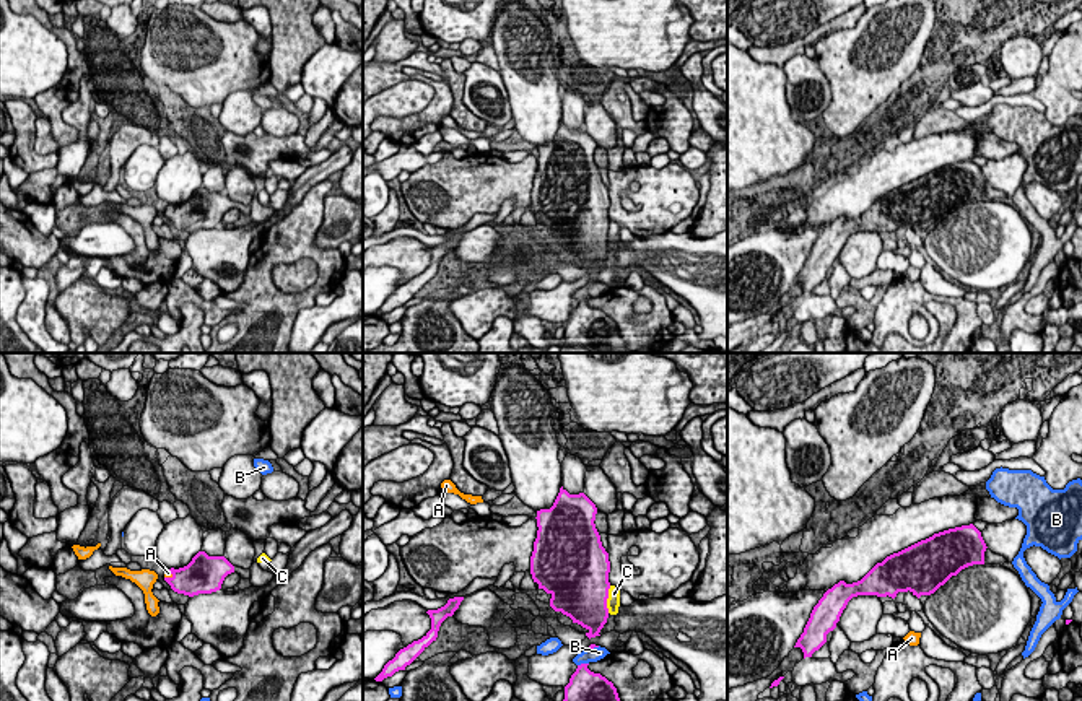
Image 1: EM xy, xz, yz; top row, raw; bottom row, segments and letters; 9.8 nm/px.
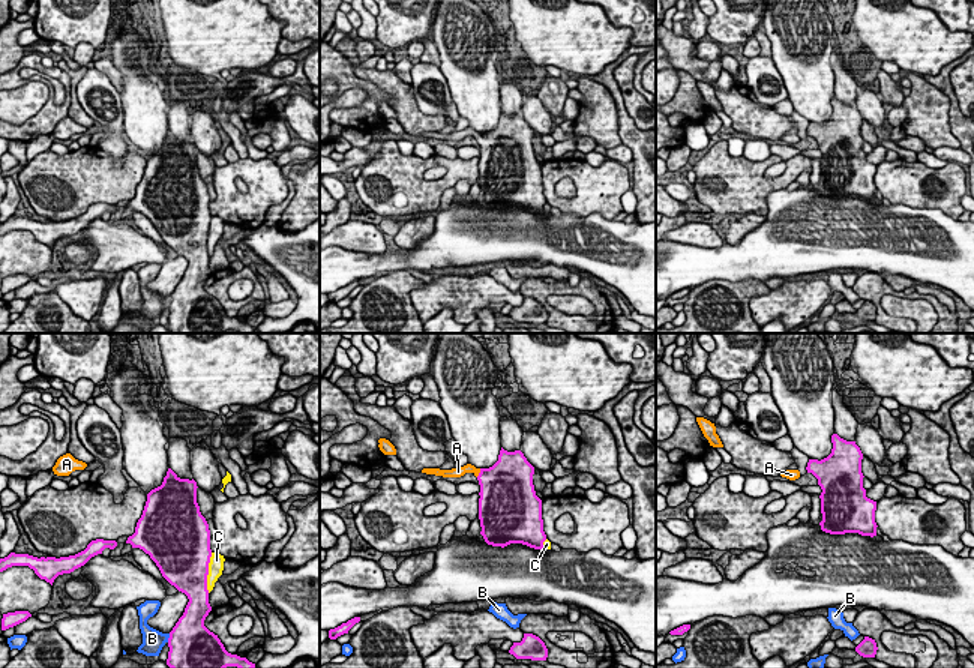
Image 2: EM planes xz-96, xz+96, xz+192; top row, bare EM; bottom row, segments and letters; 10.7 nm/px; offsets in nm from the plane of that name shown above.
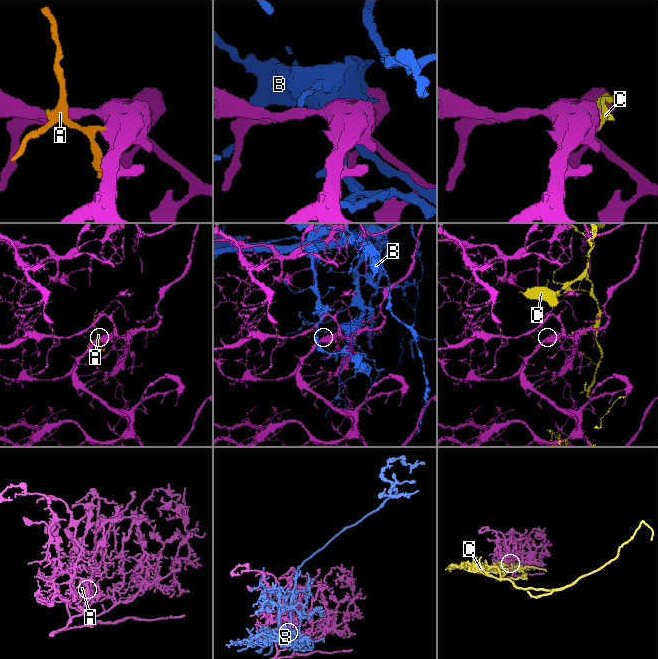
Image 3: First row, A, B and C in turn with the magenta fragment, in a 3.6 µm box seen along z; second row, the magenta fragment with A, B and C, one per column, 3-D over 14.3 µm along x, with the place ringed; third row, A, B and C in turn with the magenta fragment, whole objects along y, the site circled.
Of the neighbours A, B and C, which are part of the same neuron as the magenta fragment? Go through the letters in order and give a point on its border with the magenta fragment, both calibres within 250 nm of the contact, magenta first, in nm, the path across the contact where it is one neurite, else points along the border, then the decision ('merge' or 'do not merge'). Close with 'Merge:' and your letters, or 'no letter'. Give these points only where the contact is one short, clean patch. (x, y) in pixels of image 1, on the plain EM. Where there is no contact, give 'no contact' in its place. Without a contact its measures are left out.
A: xy (170, 213) | 320/60 nm | across xy (192, 215), (170, 213), (168, 208) | merge
B: xz (583, 300) | 360/130 nm | do not merge
C: xz (607, 233) | 500/130 nm | do not merge
Merge: A

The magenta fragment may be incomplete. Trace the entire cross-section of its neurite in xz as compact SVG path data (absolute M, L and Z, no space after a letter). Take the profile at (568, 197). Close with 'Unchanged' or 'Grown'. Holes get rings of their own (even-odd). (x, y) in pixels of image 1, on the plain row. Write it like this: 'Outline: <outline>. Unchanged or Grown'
Outline: M563 122L550 145L537 146L537 174L530 192L530 210L539 224L552 231L550 242L587 265L586 272L600 272L609 244L609 189L596 164L596 140L584 130L569 130Z. Unchanged

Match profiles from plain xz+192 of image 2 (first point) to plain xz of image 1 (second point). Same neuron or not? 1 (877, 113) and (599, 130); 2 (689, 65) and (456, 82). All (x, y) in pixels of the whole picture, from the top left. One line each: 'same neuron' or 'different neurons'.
1: same neuron
2: same neuron

